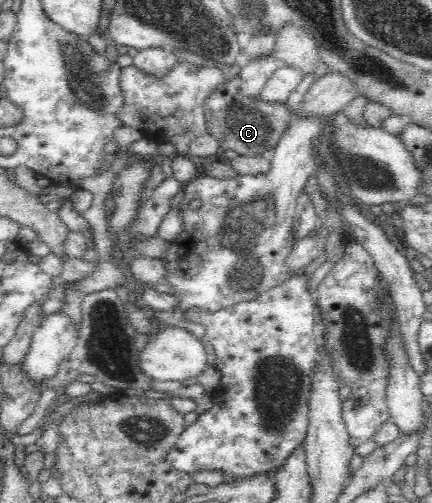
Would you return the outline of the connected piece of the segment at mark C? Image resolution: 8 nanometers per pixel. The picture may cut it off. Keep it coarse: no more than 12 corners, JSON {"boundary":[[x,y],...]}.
{"boundary":[[236,82],[205,99],[220,149],[271,154],[291,121],[284,103],[243,97]]}

